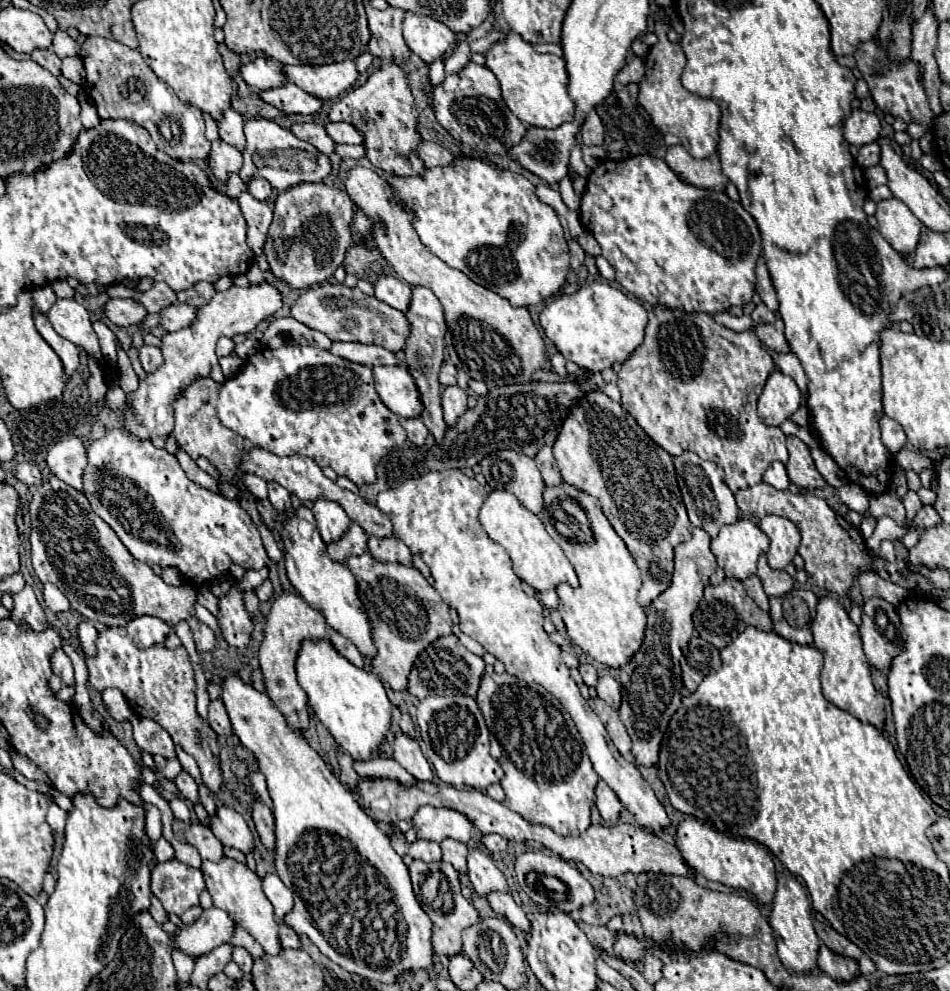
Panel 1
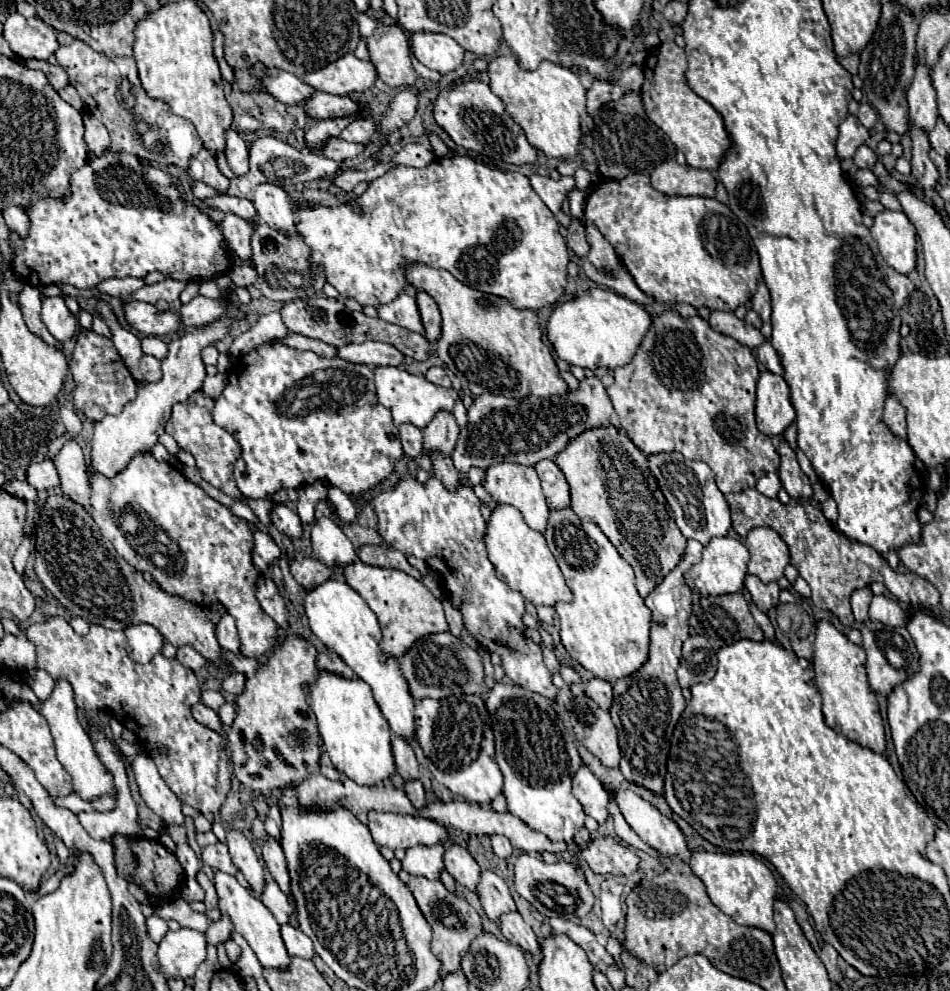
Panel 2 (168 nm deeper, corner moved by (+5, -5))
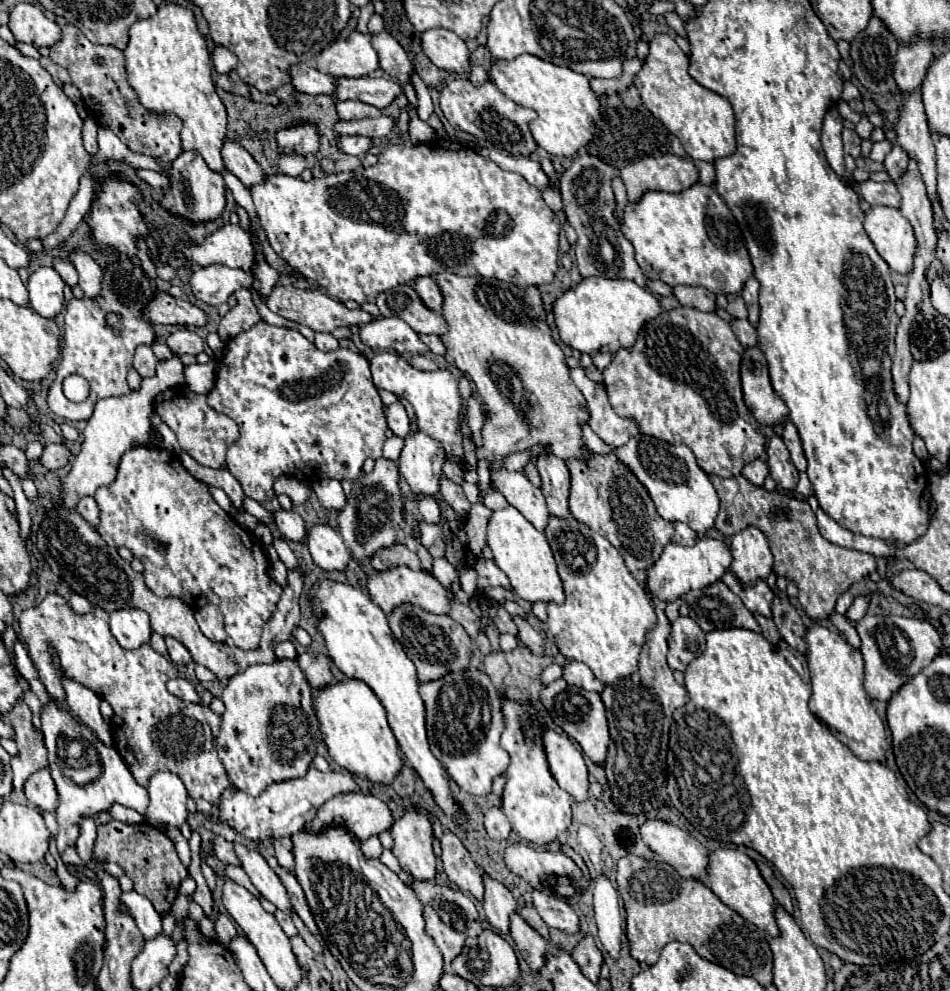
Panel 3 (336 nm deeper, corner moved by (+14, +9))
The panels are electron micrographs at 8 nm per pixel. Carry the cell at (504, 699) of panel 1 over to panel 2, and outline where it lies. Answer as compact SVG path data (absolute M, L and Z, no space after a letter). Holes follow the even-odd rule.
M496 682L488 692L486 710L490 712L490 720L492 720L492 732L496 742L496 762L504 776L504 796L508 800L508 812L518 816L532 830L546 834L550 840L570 842L576 836L576 832L584 826L584 820L586 820L582 804L572 794L572 778L574 778L574 772L578 772L578 768L582 766L582 758L576 750L572 734L566 730L566 726L554 712L552 702L540 694L528 692L522 686Z

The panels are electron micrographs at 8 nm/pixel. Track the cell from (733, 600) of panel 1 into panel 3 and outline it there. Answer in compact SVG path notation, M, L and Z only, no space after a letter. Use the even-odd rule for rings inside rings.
M721 580L693 590L685 596L691 618L701 626L701 630L729 630L729 628L747 628L753 632L761 632L755 616L743 606L741 598L733 594Z

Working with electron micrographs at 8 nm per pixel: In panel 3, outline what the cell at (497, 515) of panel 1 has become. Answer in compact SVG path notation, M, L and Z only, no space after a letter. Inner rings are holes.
M517 508L493 512L487 526L487 544L493 550L495 564L507 574L513 592L527 602L563 602L563 584L557 574L557 564L543 532L539 532Z

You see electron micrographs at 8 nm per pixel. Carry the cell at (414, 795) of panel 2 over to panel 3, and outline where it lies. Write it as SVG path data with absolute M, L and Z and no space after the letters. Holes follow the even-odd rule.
M409 808L403 818L393 824L391 838L391 852L395 854L403 870L411 872L419 880L435 878L435 854L431 850L433 830L427 816L419 814L415 808Z

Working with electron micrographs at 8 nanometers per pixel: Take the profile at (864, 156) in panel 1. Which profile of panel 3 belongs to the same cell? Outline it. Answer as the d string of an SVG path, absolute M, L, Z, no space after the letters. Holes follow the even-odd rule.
M849 128L843 130L843 148L853 158L861 156L861 138L859 138L859 134L855 130L849 130Z

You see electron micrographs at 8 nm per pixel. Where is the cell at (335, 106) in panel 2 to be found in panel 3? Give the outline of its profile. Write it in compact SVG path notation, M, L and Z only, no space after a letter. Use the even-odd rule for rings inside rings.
M339 78L335 98L339 100L361 100L377 108L387 108L403 86L391 78Z

